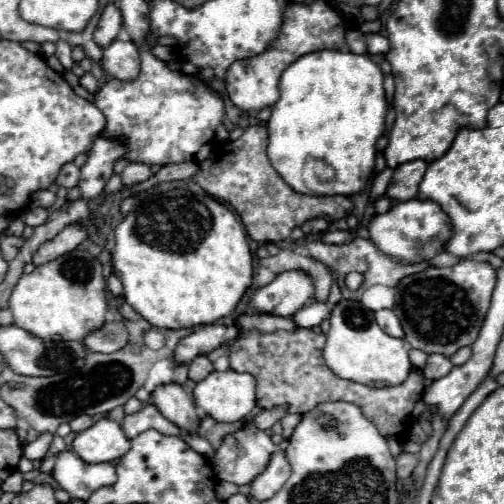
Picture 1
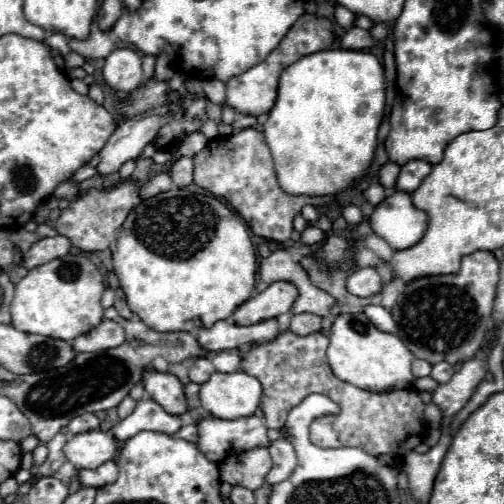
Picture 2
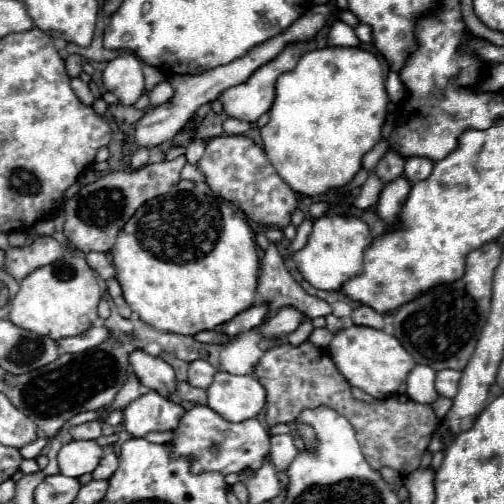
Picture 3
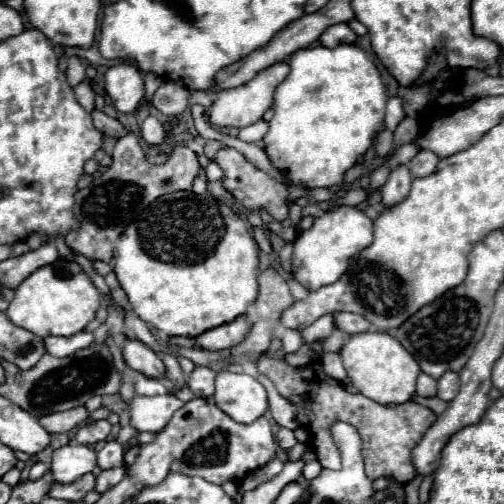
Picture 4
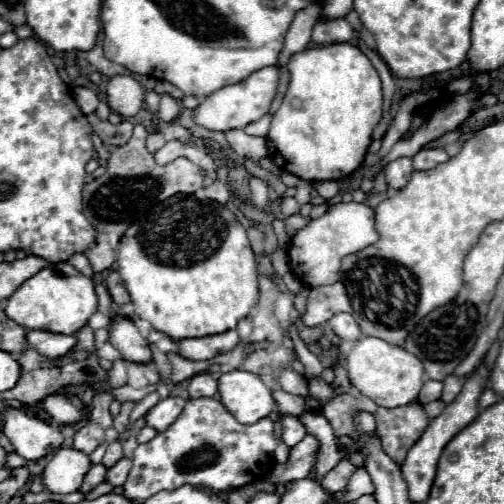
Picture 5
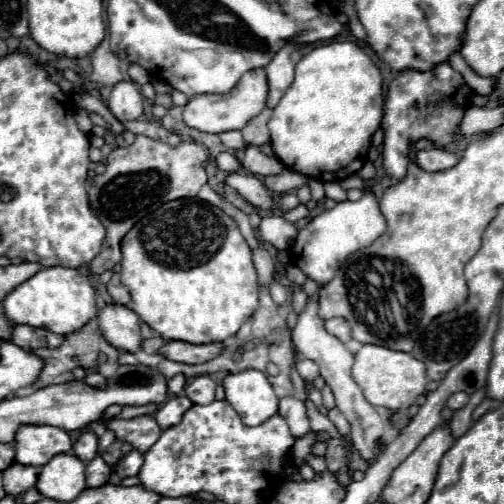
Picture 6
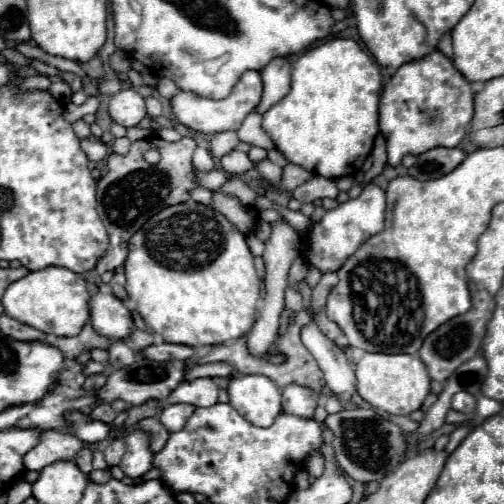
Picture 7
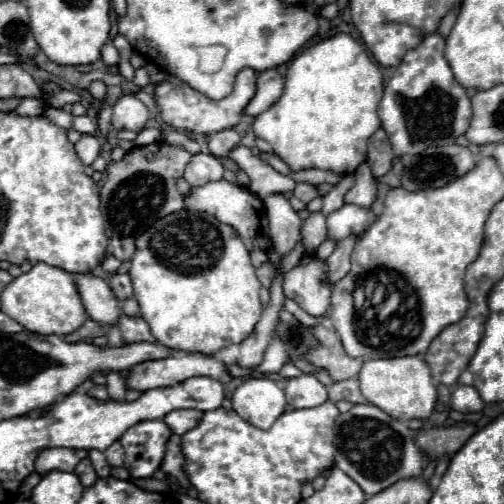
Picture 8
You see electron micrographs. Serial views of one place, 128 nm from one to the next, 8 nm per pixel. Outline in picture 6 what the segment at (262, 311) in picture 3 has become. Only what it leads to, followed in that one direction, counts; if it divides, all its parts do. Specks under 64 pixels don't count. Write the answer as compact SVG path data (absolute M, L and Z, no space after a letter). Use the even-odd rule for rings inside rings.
M168 342L160 354L166 356L168 360L174 362L184 362L184 364L202 364L212 358L216 358L222 352L220 342L212 344L190 344L190 342Z

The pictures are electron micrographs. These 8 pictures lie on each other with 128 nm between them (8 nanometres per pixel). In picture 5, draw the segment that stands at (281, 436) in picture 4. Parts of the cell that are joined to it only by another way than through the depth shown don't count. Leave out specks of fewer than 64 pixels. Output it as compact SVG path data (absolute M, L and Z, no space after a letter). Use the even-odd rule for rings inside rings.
M284 416L280 418L280 426L282 426L282 440L286 446L296 446L304 436L306 436L306 428L302 426L302 422L294 416Z

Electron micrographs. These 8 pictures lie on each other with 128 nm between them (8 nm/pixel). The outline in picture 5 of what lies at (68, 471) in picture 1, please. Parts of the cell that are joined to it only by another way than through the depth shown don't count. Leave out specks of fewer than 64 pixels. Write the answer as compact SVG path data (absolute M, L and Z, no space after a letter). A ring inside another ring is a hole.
M110 442L108 450L106 450L104 458L102 458L102 464L106 468L112 468L120 458L122 458L122 446L120 446L120 442Z

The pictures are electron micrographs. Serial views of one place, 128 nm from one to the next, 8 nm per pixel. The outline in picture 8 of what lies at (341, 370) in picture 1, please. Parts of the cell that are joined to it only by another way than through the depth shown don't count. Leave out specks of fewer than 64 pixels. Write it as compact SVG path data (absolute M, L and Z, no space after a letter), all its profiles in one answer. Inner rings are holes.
M404 356L404 358L384 358L384 360L366 360L358 374L360 392L366 402L388 412L396 420L410 418L428 418L434 412L436 404L436 386L432 384L432 374L422 356Z

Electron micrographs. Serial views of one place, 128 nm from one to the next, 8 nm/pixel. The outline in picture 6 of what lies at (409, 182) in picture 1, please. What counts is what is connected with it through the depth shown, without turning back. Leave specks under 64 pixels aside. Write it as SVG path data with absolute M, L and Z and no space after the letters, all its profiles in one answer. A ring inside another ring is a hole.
M442 148L420 150L416 154L416 164L426 172L438 172L438 170L452 168L456 162L458 162L458 156L448 150L442 150Z

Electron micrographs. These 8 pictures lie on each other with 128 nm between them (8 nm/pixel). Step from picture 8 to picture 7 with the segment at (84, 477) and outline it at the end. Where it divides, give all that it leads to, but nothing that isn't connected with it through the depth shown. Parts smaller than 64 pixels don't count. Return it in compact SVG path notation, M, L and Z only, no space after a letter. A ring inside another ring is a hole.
M84 446L84 448L76 454L76 460L74 460L74 462L78 464L78 468L80 468L84 474L88 474L88 472L92 470L92 448Z

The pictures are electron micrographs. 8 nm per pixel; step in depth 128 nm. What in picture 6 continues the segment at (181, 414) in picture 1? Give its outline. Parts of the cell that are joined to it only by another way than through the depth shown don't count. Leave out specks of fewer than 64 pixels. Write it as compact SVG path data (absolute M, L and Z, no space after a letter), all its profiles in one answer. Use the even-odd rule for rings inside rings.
M106 304L98 314L102 336L118 350L138 352L142 348L140 318L130 308L120 304Z

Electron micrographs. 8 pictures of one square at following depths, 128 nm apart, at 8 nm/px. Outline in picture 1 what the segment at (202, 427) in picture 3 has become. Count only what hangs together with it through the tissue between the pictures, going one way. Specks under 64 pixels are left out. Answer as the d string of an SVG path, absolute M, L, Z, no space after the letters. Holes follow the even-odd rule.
M276 406L276 408L262 410L260 414L256 414L256 416L250 420L250 424L254 424L254 426L260 428L260 430L268 430L268 428L272 428L274 422L282 420L286 414L288 414L288 408L280 408L280 406Z

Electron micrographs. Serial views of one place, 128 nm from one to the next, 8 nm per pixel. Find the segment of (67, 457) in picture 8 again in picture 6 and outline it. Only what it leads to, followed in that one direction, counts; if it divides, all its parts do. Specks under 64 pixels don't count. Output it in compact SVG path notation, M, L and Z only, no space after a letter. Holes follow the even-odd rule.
M22 424L16 430L16 462L26 466L44 466L50 458L70 452L72 440L66 430L56 426Z

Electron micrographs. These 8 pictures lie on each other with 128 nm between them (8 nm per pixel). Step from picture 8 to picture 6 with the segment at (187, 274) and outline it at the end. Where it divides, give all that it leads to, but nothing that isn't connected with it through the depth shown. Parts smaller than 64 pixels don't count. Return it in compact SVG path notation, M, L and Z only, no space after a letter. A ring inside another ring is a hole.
M180 198L162 204L136 222L120 246L120 276L131 294L127 307L166 340L222 342L236 334L258 306L252 250L236 222L208 202Z

